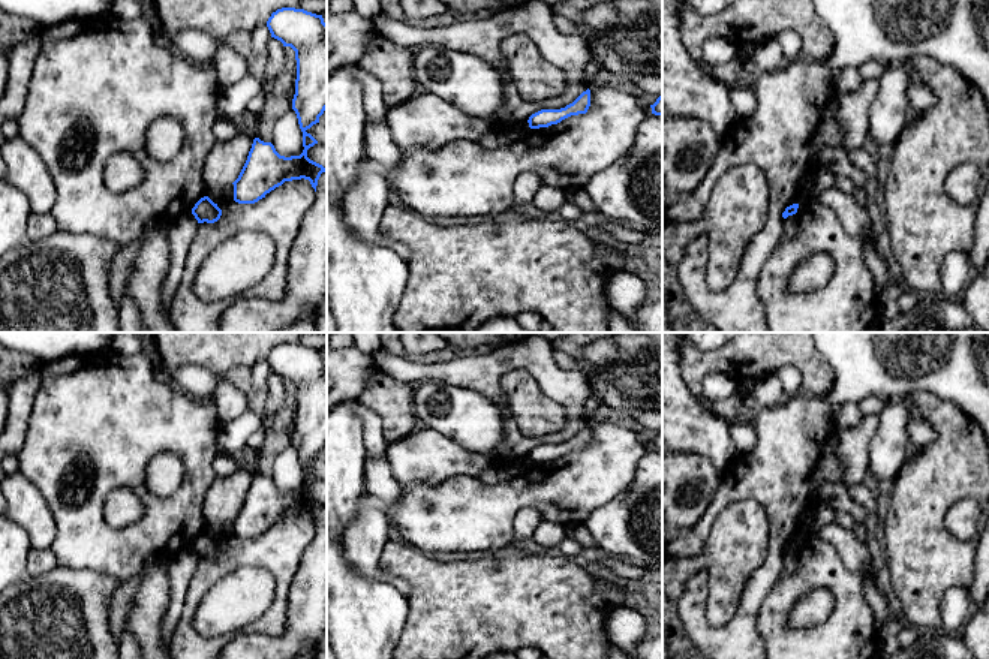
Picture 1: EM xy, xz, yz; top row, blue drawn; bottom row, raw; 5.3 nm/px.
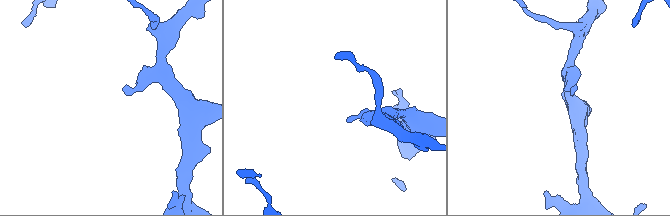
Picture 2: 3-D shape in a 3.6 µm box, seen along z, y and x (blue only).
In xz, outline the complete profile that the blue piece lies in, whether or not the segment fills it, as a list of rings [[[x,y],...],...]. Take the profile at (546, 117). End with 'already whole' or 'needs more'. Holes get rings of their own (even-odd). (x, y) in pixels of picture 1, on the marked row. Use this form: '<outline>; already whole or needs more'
[[[590,90],[583,91],[572,103],[566,105],[560,109],[541,109],[532,114],[527,120],[530,129],[548,127],[551,124],[557,124],[562,120],[586,114],[590,106]]]; already whole

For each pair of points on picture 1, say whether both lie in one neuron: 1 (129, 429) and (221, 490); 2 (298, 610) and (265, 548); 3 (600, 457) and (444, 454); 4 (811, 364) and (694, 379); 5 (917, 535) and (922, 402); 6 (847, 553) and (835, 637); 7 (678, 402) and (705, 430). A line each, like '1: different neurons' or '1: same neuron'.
1: different neurons
2: different neurons
3: different neurons
4: same neuron
5: same neuron
6: different neurons
7: same neuron

